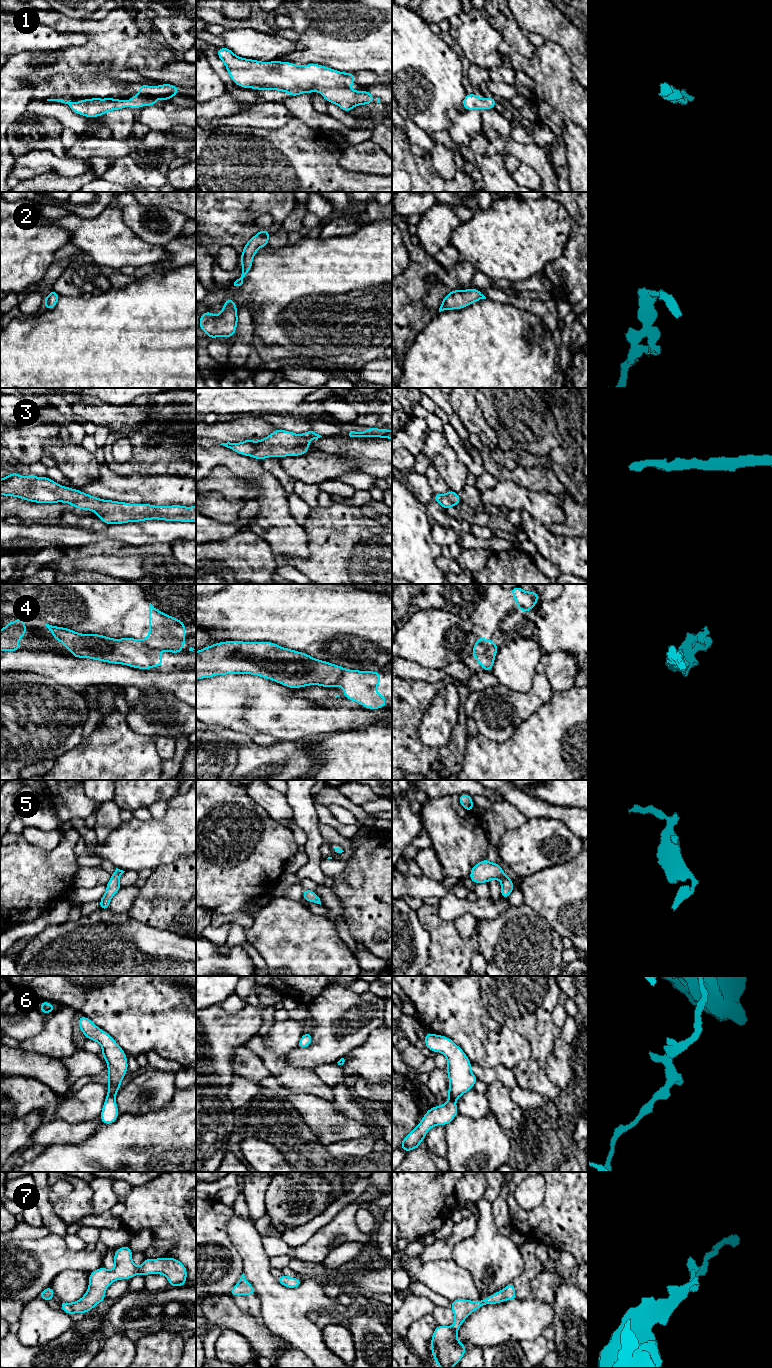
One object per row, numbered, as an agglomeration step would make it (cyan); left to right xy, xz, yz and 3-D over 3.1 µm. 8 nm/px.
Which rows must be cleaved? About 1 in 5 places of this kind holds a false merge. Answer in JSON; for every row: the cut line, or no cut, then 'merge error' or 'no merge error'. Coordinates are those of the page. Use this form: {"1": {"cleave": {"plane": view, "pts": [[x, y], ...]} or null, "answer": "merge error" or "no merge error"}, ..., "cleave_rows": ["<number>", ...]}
{"1": {"cleave": null, "answer": "no merge error"}, "2": {"cleave": null, "answer": "no merge error"}, "3": {"cleave": null, "answer": "no merge error"}, "4": {"cleave": {"plane": "yz", "pts": [[477, 641], [485, 645], [494, 646], [497, 649]]}, "answer": "merge error"}, "5": {"cleave": null, "answer": "no merge error"}, "6": {"cleave": null, "answer": "no merge error"}, "7": {"cleave": null, "answer": "no merge error"}, "cleave_rows": ["4"]}

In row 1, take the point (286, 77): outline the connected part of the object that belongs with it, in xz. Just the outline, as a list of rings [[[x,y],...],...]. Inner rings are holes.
[[[217,49],[232,79],[242,88],[257,90],[279,90],[289,92],[291,97],[302,93],[319,92],[328,102],[350,112],[357,105],[373,102],[369,91],[354,91],[349,88],[355,83],[353,73],[344,73],[319,64],[298,66],[291,62],[261,62],[236,56],[231,49]]]

